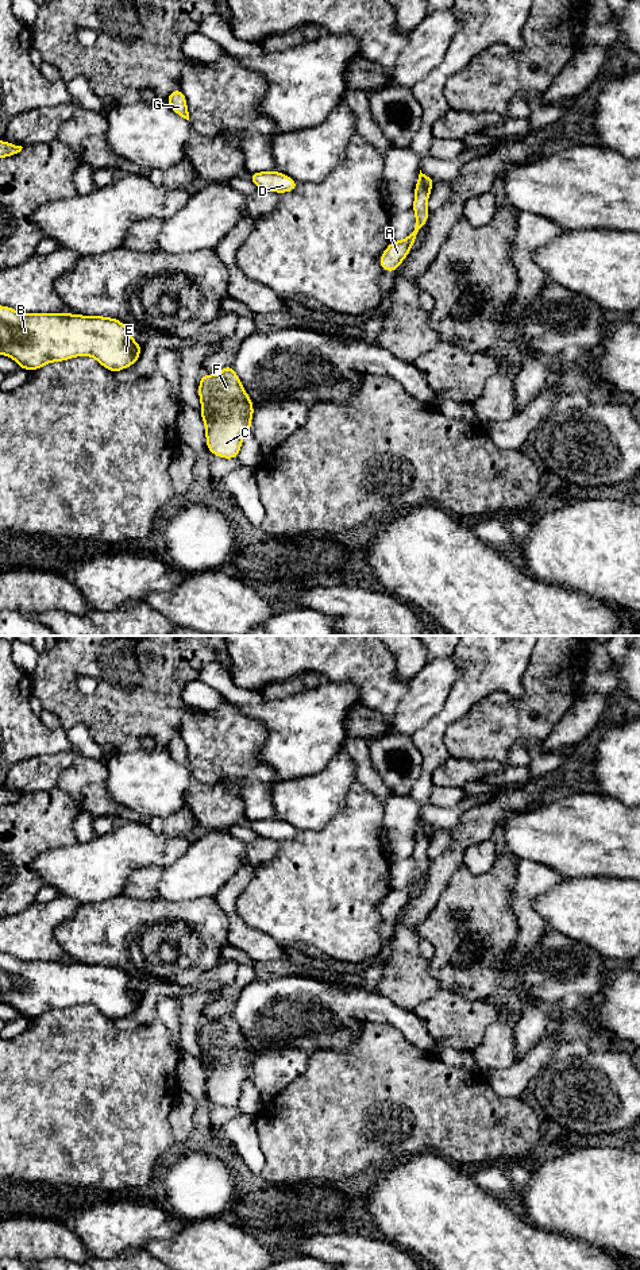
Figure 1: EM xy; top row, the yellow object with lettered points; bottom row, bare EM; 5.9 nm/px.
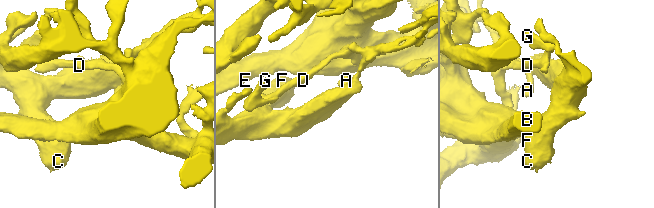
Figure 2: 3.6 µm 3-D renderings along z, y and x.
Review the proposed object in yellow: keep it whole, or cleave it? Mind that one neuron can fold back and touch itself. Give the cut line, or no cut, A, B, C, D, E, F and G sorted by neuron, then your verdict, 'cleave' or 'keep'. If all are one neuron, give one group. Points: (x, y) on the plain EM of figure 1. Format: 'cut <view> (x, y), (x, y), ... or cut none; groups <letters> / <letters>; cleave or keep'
cut xy (417, 829), (430, 837); groups A / B C D E F G; cleave

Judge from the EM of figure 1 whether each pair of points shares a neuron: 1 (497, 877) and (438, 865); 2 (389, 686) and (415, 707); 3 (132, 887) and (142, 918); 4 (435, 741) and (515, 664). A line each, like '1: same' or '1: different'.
1: different
2: different
3: different
4: same

